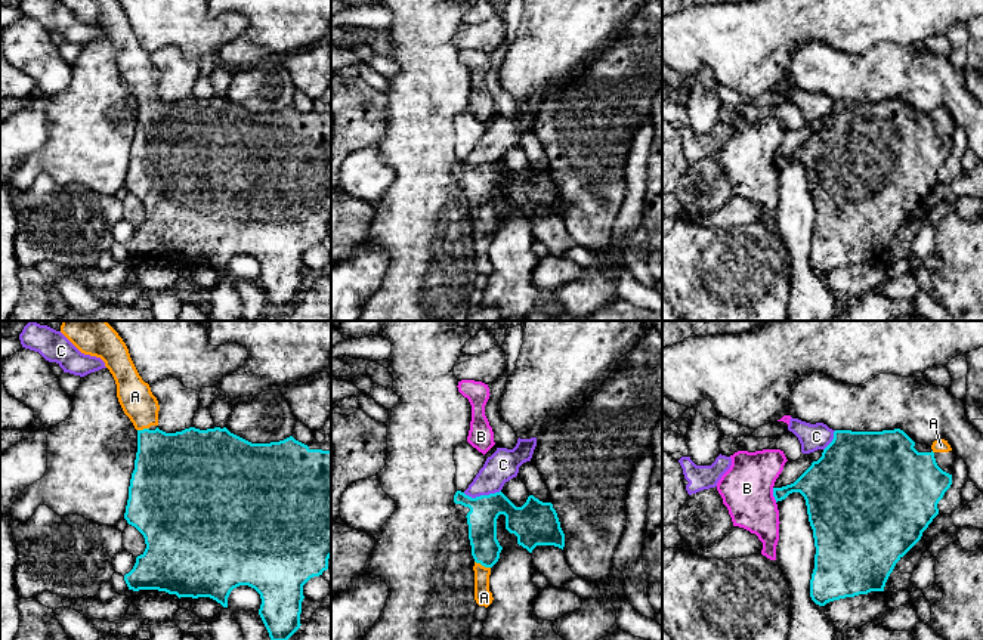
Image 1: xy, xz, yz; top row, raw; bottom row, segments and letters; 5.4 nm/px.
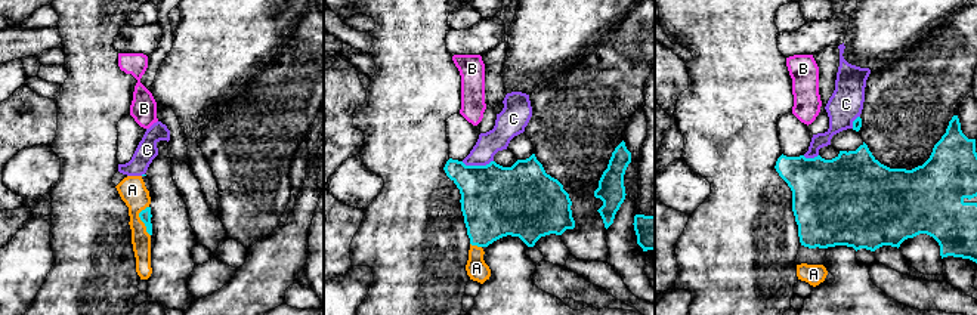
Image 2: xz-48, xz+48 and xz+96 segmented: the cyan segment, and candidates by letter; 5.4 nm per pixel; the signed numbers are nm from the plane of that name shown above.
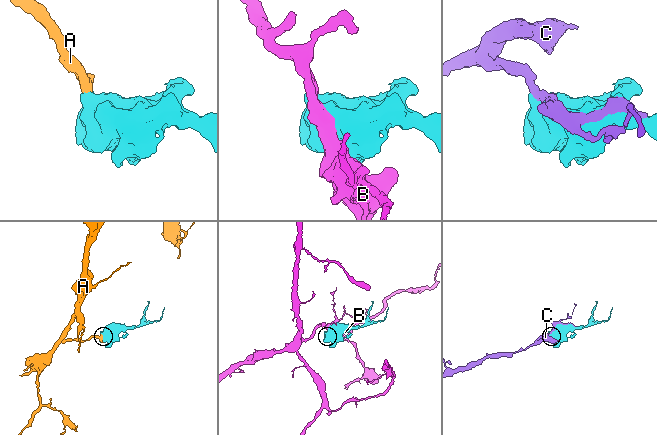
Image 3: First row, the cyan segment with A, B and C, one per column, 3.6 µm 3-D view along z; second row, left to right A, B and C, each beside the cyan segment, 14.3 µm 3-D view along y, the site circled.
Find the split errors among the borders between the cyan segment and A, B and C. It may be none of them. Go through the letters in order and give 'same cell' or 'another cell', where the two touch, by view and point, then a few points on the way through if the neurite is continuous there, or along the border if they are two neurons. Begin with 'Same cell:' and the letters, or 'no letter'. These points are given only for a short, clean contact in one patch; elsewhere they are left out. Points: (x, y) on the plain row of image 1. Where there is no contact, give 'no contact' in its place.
Same cell: A
A: same cell | xz (482, 234)
B: another cell | yz (773, 164)
C: another cell | xz (481, 164)

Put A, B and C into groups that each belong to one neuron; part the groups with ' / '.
A / B / C

